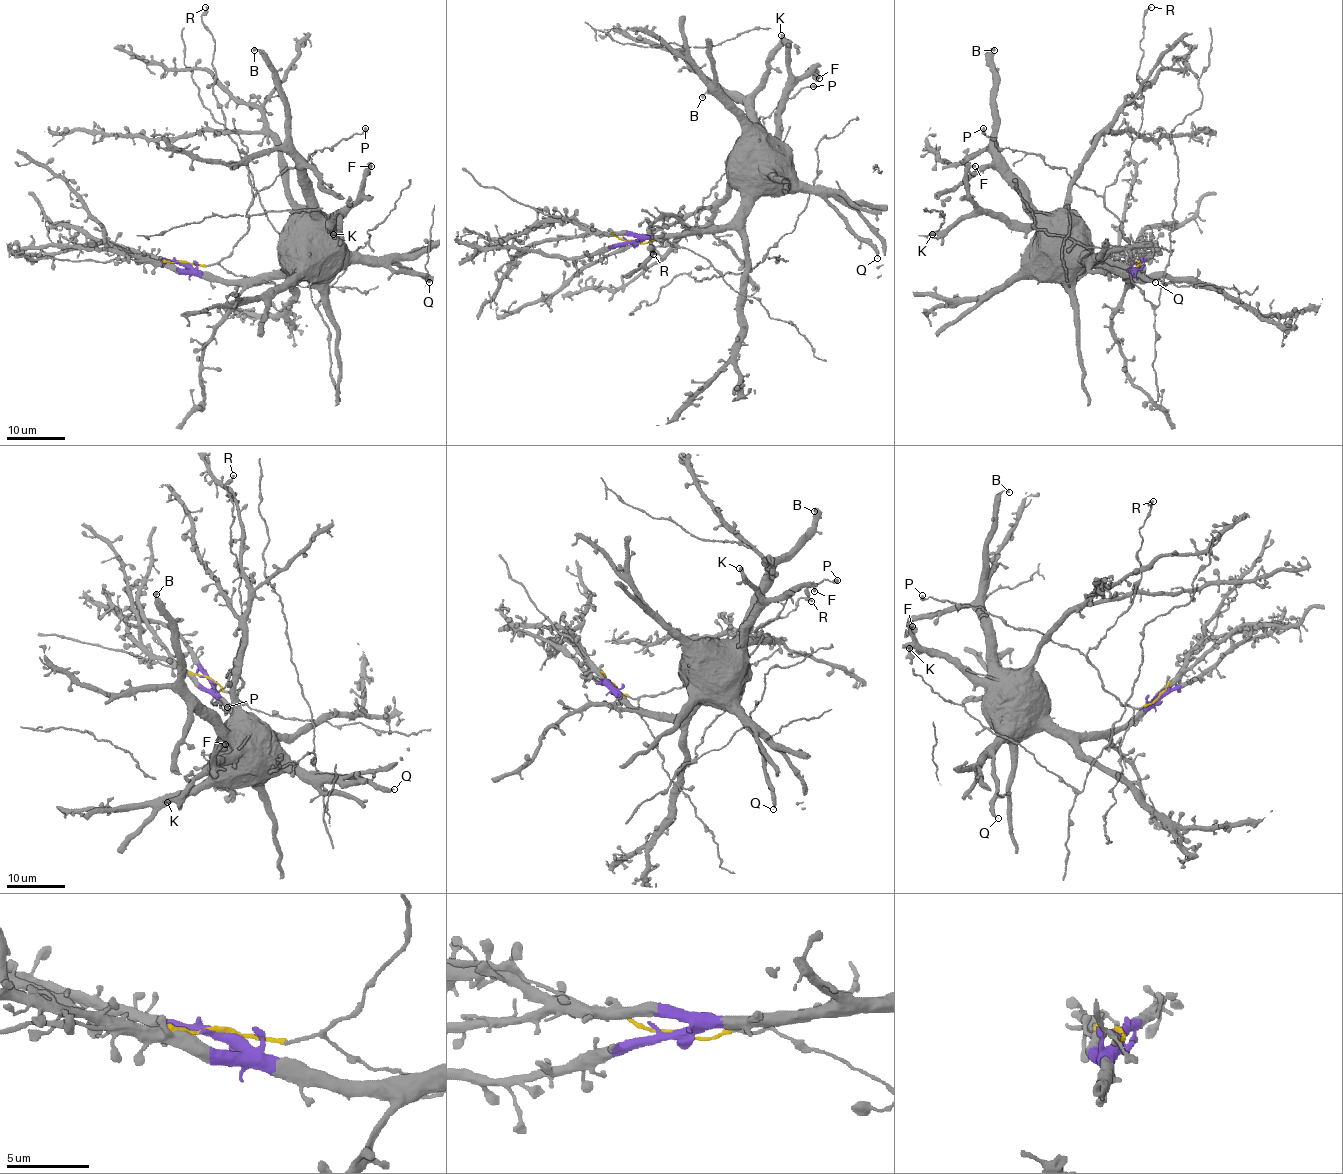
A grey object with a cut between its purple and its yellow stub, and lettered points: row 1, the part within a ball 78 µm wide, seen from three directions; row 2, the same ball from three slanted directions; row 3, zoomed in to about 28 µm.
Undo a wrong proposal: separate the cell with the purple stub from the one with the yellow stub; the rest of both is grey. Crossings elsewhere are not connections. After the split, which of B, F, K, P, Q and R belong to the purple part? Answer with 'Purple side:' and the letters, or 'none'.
Purple side: B, F, K, Q

